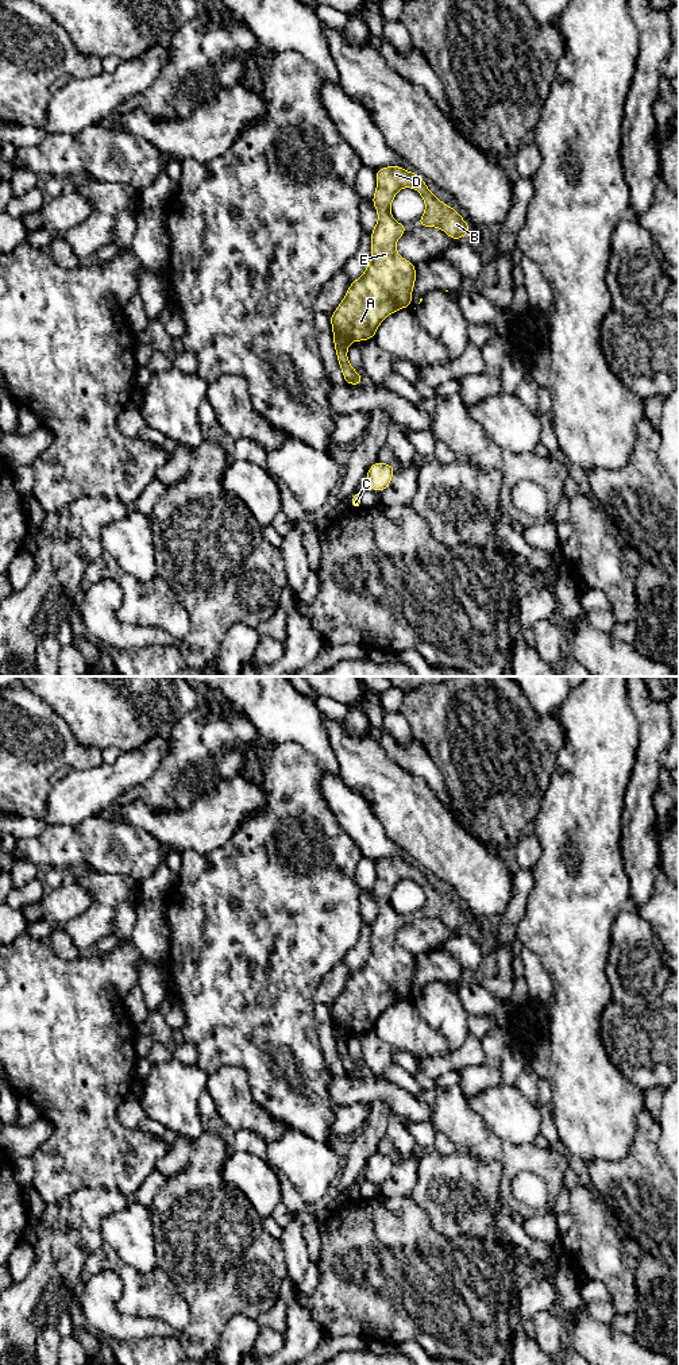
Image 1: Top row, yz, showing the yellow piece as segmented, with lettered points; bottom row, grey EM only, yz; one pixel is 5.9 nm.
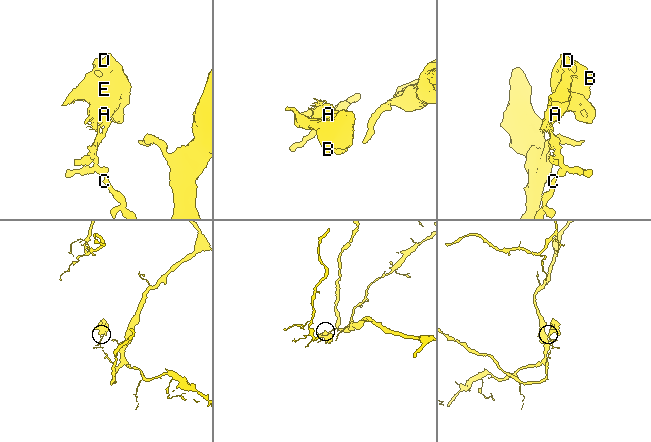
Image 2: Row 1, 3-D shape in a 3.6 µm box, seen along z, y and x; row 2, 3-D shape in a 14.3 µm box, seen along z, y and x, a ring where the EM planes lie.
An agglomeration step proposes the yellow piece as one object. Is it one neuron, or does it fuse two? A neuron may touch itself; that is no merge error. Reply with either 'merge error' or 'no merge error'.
merge error

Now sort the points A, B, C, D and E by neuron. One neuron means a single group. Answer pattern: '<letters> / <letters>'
A B D E / C

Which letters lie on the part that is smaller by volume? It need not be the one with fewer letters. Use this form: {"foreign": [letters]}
{"foreign": ["A", "B", "D", "E"]}

